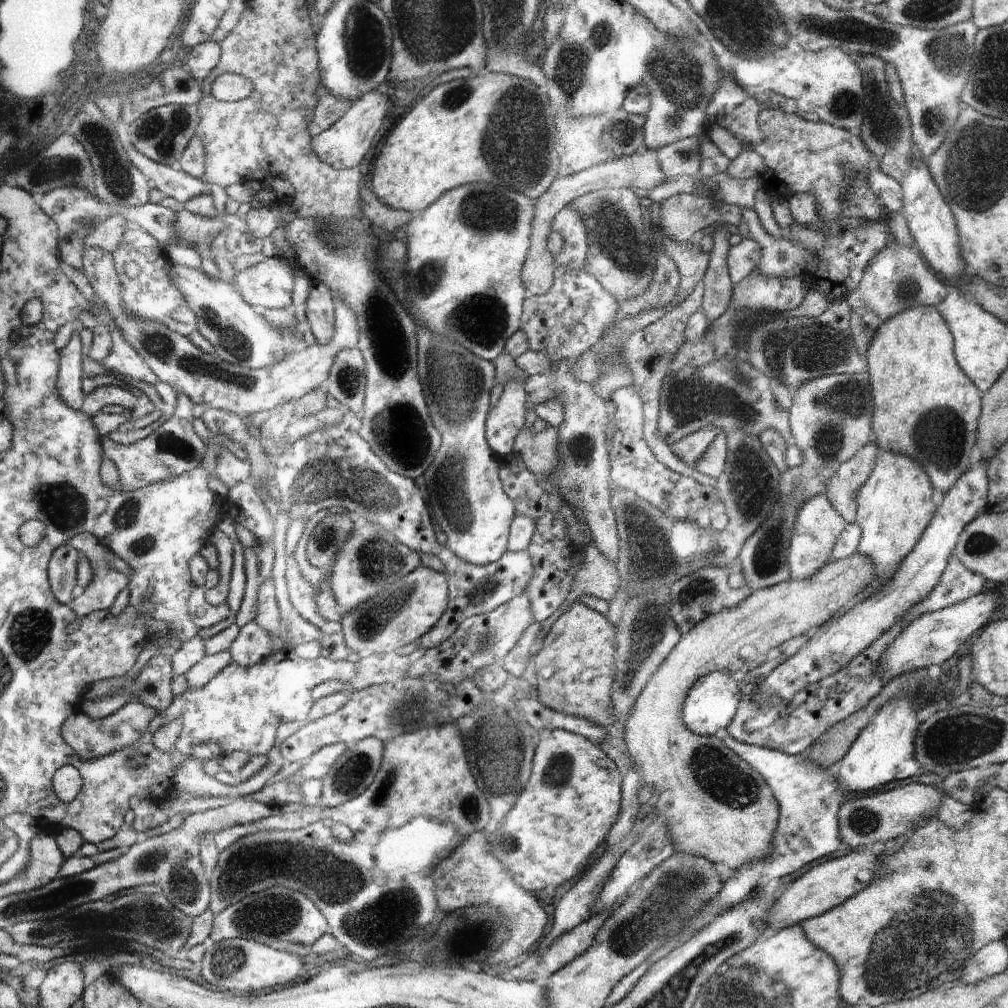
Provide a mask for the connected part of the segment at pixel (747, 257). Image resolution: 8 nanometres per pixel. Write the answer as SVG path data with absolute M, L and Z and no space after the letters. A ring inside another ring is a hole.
M752 237L742 239L739 244L731 246L727 254L727 269L733 284L750 276L760 259L760 245Z

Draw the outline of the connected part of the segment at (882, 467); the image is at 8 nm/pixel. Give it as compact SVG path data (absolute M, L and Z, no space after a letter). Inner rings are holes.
M880 450L878 468L870 477L870 484L862 488L858 497L858 524L862 535L857 552L870 557L876 574L891 574L899 569L933 520L932 484L924 468L902 453Z

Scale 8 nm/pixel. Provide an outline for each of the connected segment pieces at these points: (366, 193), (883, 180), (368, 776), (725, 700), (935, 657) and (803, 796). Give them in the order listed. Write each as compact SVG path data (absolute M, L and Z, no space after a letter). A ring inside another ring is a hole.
M363 189L362 198L364 198L364 204L366 204L366 208L363 208L366 218L372 224L376 224L378 228L384 228L388 232L394 232L394 230L402 228L410 220L409 212L384 206L370 190Z
M876 161L871 166L869 179L871 187L878 198L886 205L888 212L900 212L903 208L903 188L900 183L889 174L886 174Z
M366 738L362 744L353 743L348 746L348 750L330 766L328 774L323 778L326 790L322 790L322 806L326 808L336 808L350 799L362 794L372 781L380 768L382 762L382 748L384 744L378 738Z
M712 671L704 678L698 679L693 684L692 690L688 691L684 701L682 718L690 732L712 736L720 728L726 730L728 724L733 722L736 717L736 708L739 707L738 702L740 702L740 688L730 678L730 674Z
M987 591L946 608L916 616L880 657L882 678L890 680L907 672L920 669L925 671L931 664L941 665L944 660L952 658L954 652L960 648L960 644L990 620L994 606L996 606L996 596Z
M726 732L719 733L719 737L724 741L726 740L726 746L732 749L739 757L746 760L748 764L756 769L766 782L770 785L777 800L780 804L780 818L776 831L773 834L773 850L769 852L769 855L756 863L748 863L738 869L738 874L734 878L728 878L726 882L723 882L720 892L716 896L710 899L710 902L698 912L696 918L690 920L690 932L696 932L700 930L702 926L706 926L716 915L735 907L737 904L751 899L754 896L758 896L762 891L762 888L774 880L774 878L782 878L782 876L788 876L792 872L798 872L802 870L806 864L822 858L822 856L828 856L832 852L838 850L838 846L843 841L840 838L839 833L839 808L846 802L846 795L838 782L832 782L832 779L828 777L827 769L819 767L816 763L813 763L810 759L804 757L804 755L789 755L782 751L777 751L771 748L764 748L758 745L749 745L741 743L739 740L732 738Z

